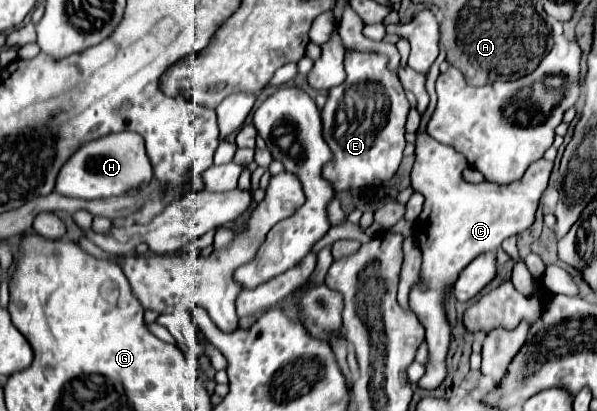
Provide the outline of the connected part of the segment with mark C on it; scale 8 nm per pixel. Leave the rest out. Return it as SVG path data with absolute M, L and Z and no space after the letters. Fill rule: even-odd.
M416 134L416 162L414 168L410 172L412 178L412 188L424 194L424 210L418 218L418 222L414 224L414 236L418 238L420 250L422 250L422 268L420 268L420 282L412 286L410 290L410 308L416 312L416 316L420 318L420 322L426 328L426 342L430 348L430 362L426 364L426 376L420 378L418 386L420 388L438 388L446 376L446 366L444 366L444 358L448 352L448 342L450 342L450 322L446 316L446 296L450 294L450 290L456 284L458 274L478 256L484 252L496 252L496 248L502 244L502 240L506 240L508 236L516 236L520 232L524 232L528 226L532 226L536 210L538 210L538 202L542 192L548 186L548 178L552 172L552 162L548 160L536 160L534 164L530 164L530 168L526 170L526 174L510 184L492 184L492 182L480 182L480 184L472 184L466 182L462 178L462 170L464 170L464 156L458 154L454 148L438 144L434 138L430 138L428 134Z

